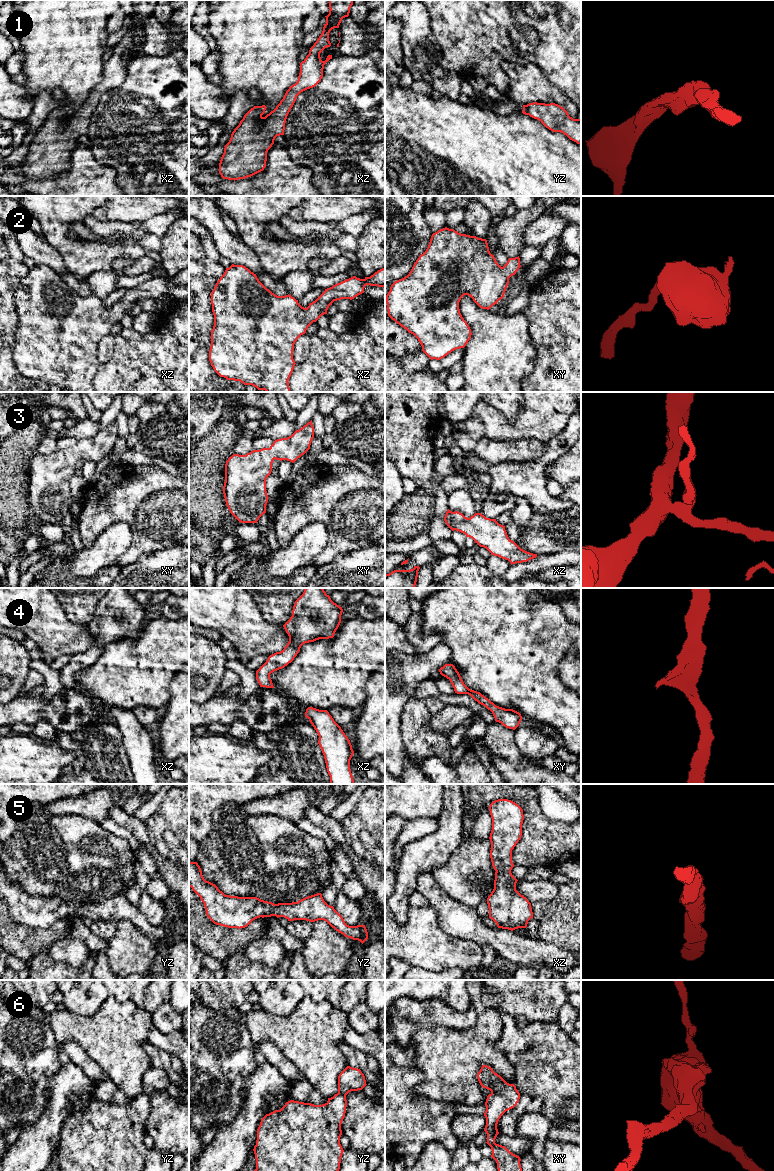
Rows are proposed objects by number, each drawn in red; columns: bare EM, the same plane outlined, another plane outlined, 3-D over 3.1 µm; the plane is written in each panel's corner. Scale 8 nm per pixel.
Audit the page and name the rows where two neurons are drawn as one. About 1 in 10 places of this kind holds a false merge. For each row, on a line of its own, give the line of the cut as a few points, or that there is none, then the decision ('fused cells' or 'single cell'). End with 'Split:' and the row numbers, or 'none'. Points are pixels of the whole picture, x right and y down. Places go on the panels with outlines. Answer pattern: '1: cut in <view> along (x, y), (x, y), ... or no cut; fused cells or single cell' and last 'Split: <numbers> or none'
1: no cut; single cell
2: no cut; single cell
3: no cut; single cell
4: no cut; single cell
5: no cut; single cell
6: no cut; single cell
Split: none

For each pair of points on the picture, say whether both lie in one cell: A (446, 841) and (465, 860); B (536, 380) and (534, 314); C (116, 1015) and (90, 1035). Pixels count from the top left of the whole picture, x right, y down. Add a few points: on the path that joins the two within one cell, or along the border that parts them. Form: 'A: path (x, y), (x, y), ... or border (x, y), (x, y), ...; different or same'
A: border (463, 839), (451, 857), (440, 867); different
B: path (542, 364), (542, 330); same
C: path (110, 1021), (96, 1034); same

